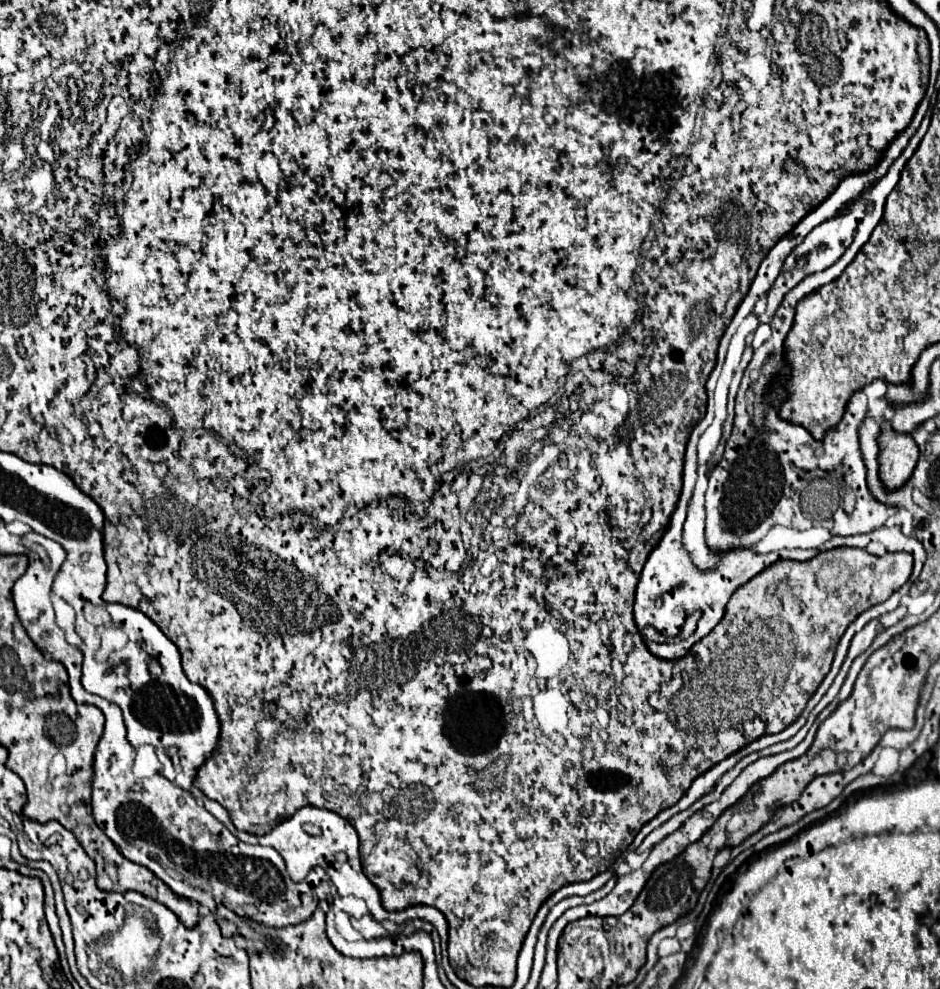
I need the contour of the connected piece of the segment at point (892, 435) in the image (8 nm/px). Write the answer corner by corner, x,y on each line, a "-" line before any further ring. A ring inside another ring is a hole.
895,429
881,431
877,437
879,443
879,479
887,491
901,489
919,459
919,447
911,435
897,433

